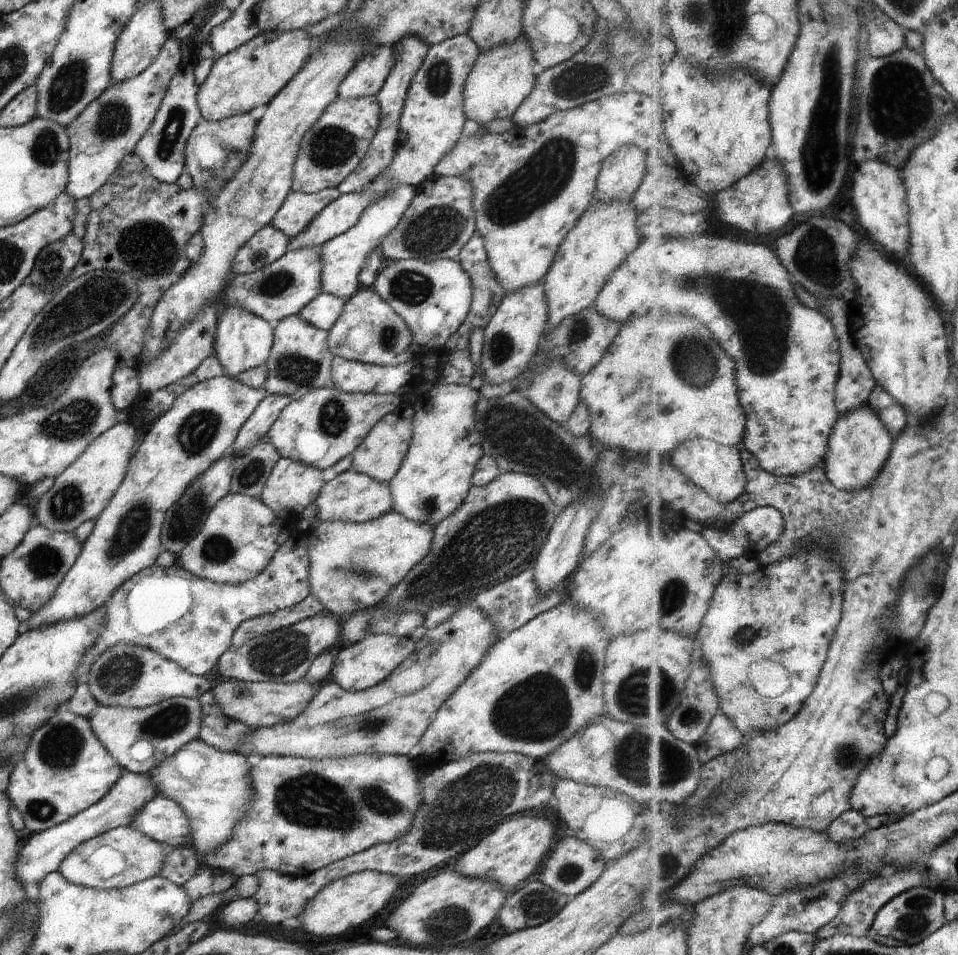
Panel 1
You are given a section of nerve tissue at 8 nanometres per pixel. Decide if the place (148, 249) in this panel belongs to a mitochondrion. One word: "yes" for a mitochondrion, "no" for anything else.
yes

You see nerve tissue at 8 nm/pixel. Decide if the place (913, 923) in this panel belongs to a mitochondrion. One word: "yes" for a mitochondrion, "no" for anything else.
yes

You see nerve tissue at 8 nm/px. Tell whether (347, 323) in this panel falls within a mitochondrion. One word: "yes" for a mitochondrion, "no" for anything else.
no

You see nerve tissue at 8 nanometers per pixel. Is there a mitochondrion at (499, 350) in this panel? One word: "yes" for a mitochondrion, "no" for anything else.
yes

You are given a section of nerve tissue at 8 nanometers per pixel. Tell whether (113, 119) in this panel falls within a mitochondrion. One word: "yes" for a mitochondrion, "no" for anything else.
yes

